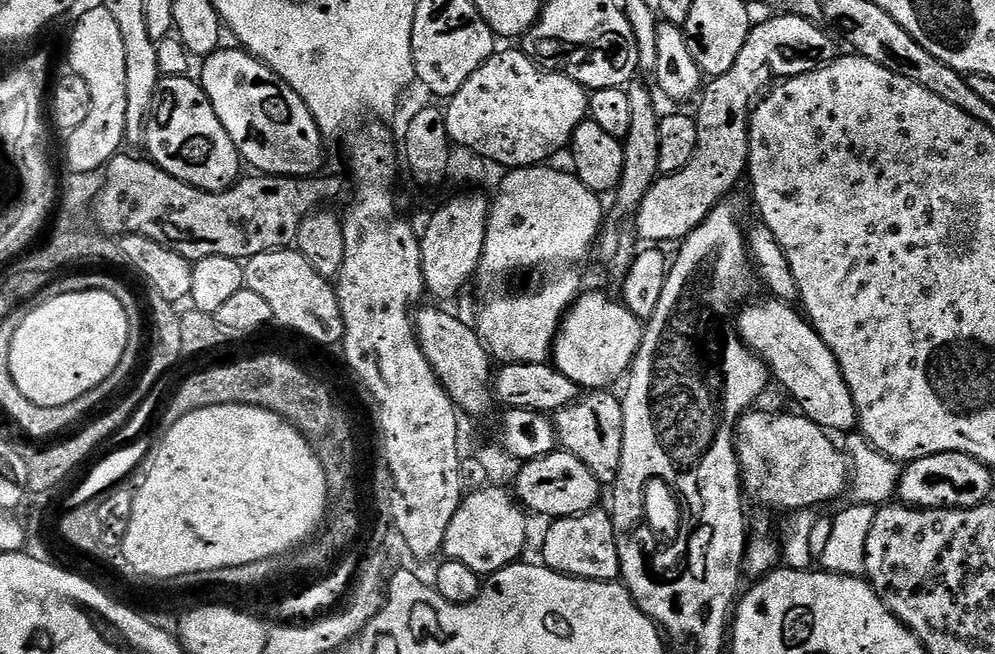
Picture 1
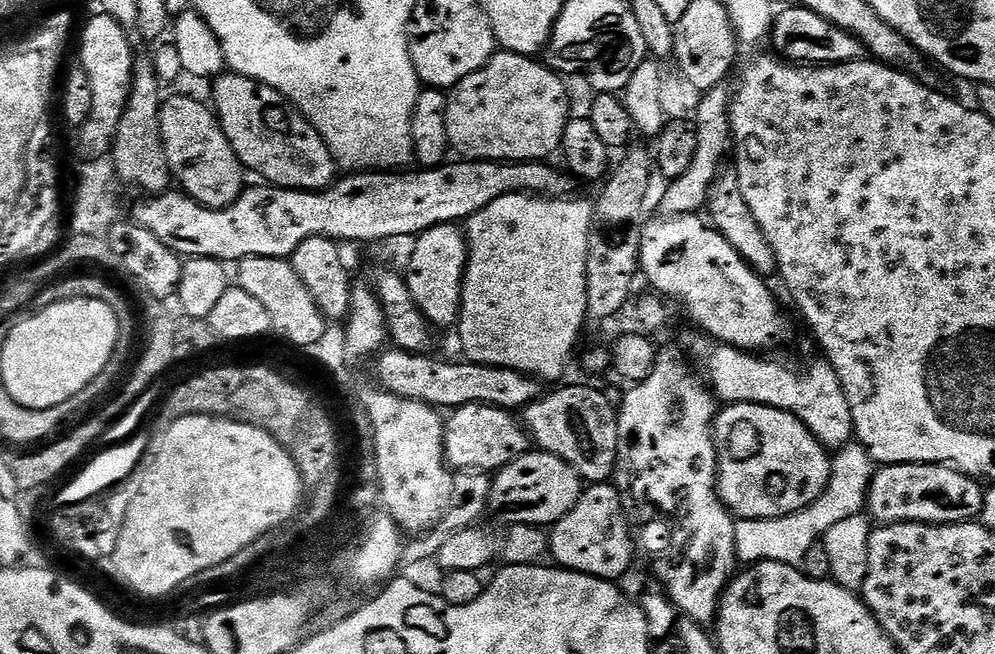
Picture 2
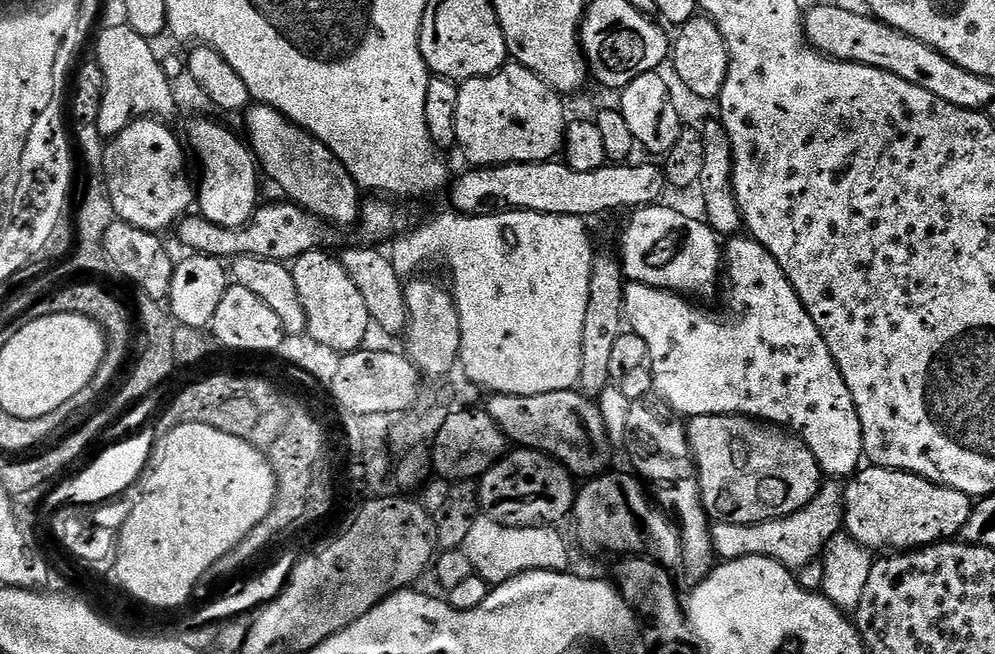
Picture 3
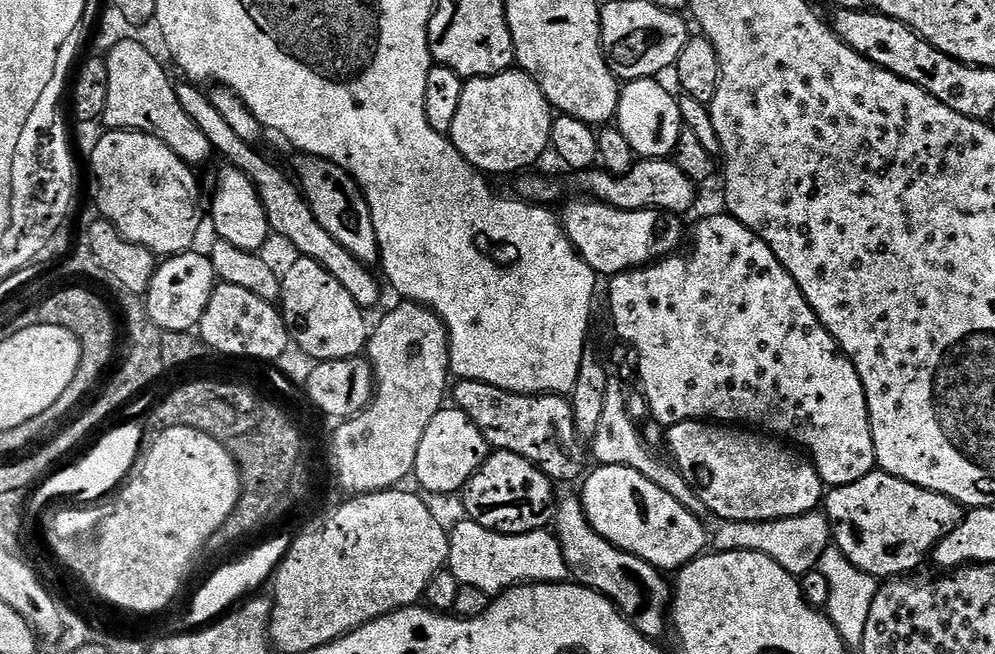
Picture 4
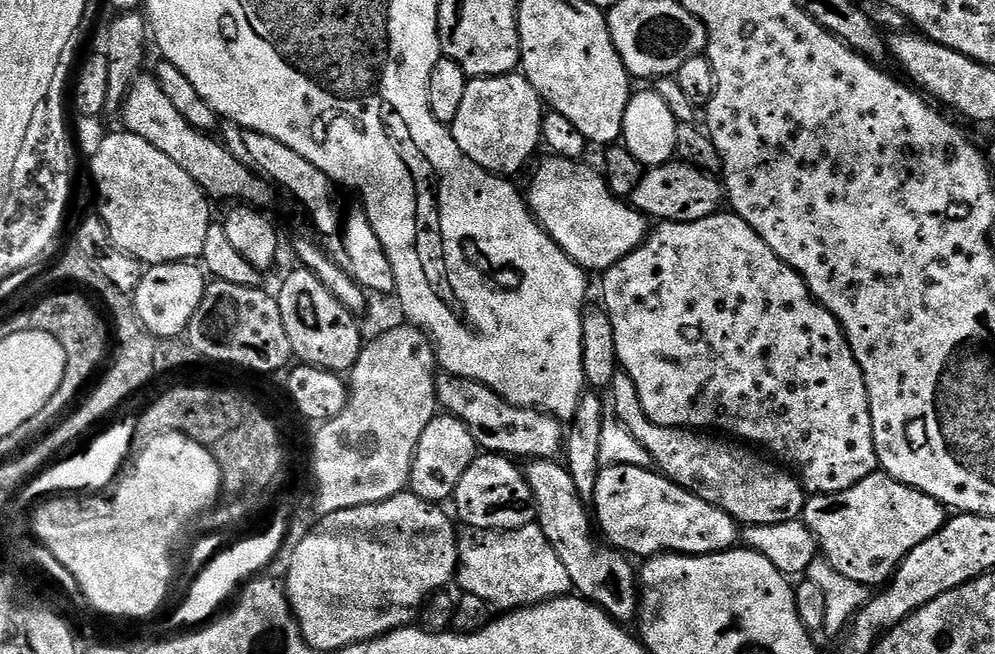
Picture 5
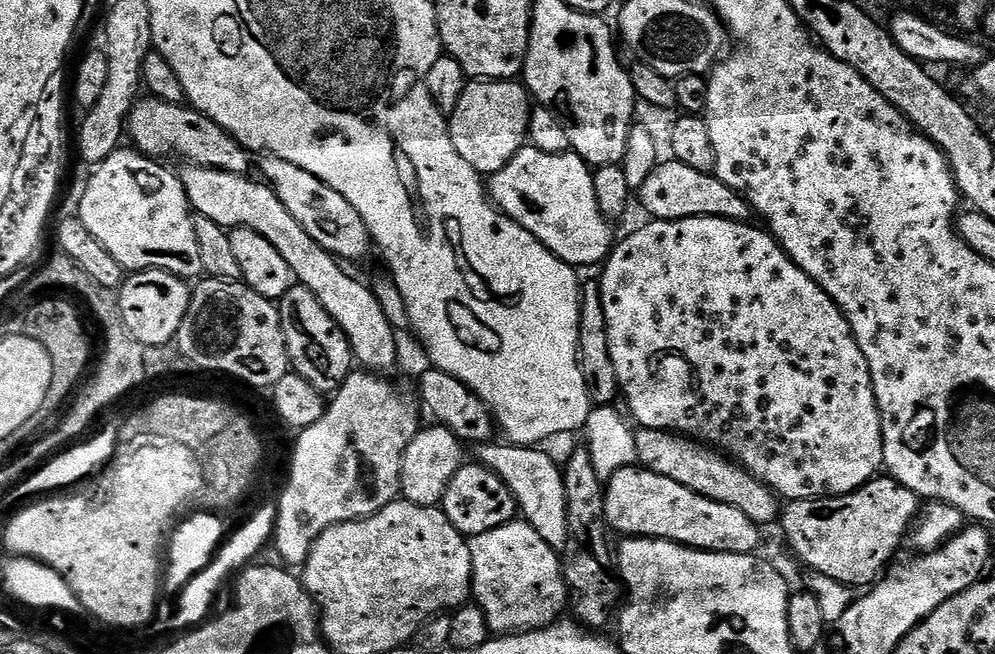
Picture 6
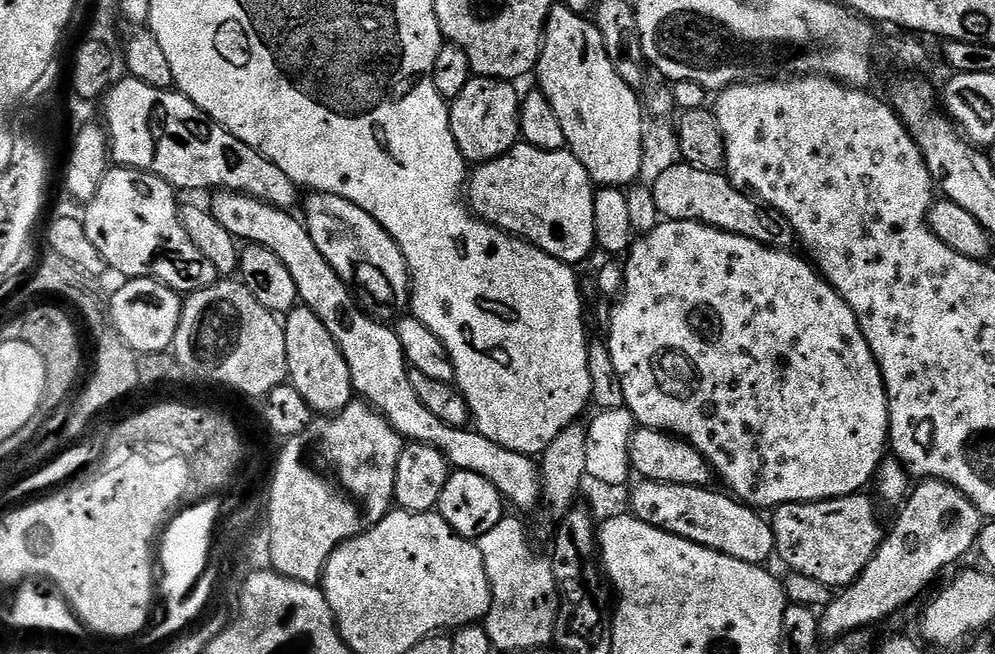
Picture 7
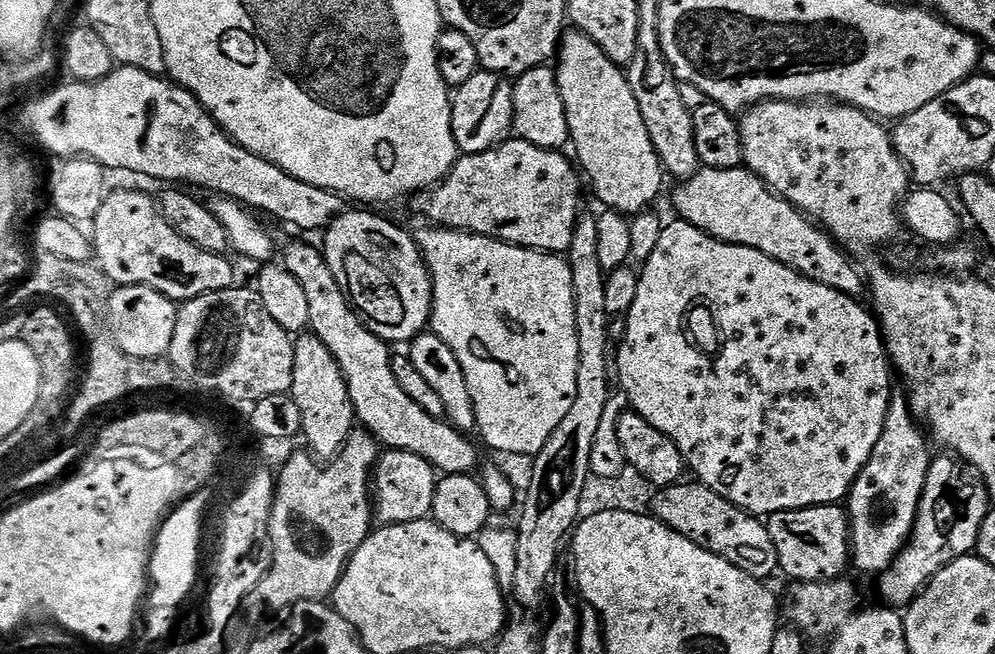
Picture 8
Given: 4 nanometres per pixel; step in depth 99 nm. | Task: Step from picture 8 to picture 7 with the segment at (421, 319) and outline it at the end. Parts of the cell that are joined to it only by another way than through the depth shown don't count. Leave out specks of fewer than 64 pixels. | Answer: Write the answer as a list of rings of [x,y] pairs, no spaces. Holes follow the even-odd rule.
[[[312,192],[309,197],[304,204],[303,223],[310,238],[314,238],[314,246],[318,246],[322,258],[330,262],[338,278],[380,308],[407,309],[412,276],[398,242],[394,242],[388,231],[373,216],[366,214],[366,210],[354,206],[354,202],[325,192]]]

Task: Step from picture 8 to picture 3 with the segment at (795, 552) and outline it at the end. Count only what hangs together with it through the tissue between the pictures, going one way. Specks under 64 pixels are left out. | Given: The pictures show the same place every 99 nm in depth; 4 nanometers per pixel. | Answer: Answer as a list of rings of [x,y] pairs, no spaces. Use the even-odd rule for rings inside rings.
[[[864,466],[847,481],[844,488],[844,528],[860,545],[876,554],[911,552],[929,544],[951,541],[964,531],[974,507],[973,497],[962,494],[945,484],[922,478],[913,472],[900,472],[897,468]]]

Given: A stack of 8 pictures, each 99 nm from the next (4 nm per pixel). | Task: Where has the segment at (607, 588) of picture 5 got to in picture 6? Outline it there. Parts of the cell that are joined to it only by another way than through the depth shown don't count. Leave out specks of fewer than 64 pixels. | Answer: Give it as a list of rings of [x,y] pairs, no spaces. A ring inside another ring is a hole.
[[[489,442],[475,449],[475,459],[489,468],[510,490],[516,499],[519,515],[538,532],[543,541],[557,550],[568,546],[568,519],[566,518],[566,486],[561,465],[555,464],[540,446],[521,446],[511,442]]]

